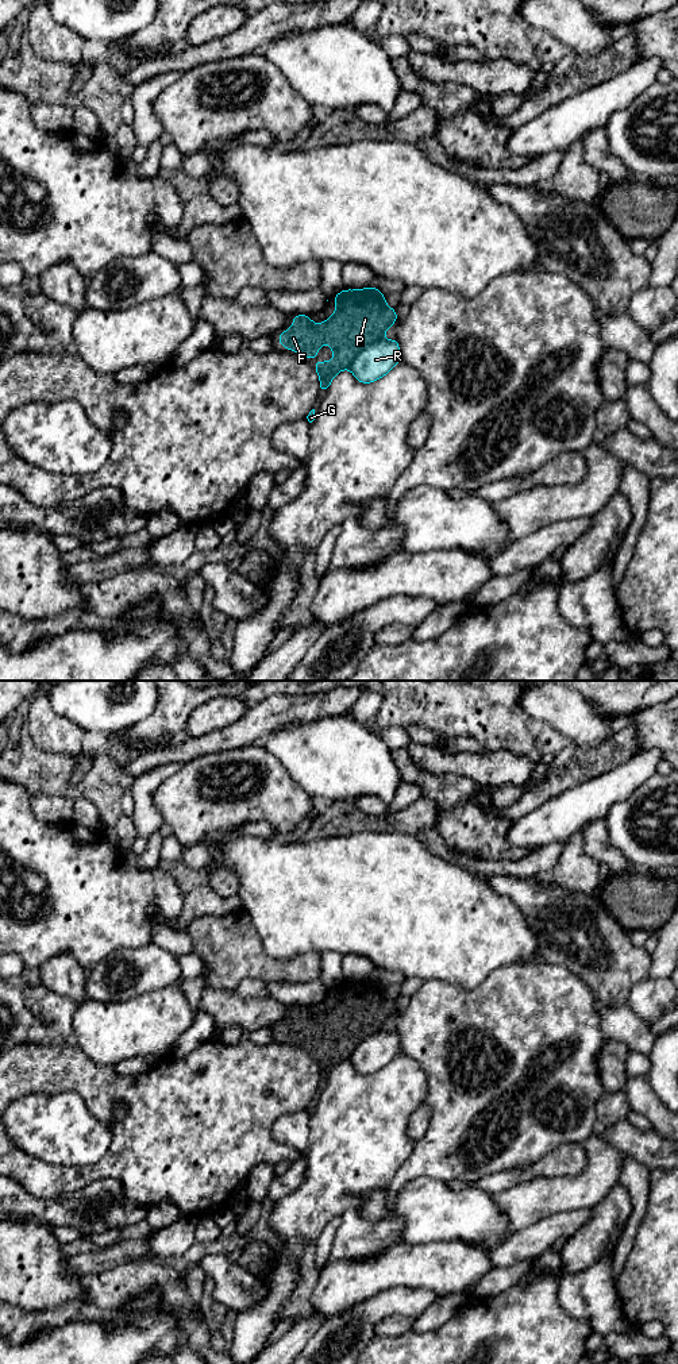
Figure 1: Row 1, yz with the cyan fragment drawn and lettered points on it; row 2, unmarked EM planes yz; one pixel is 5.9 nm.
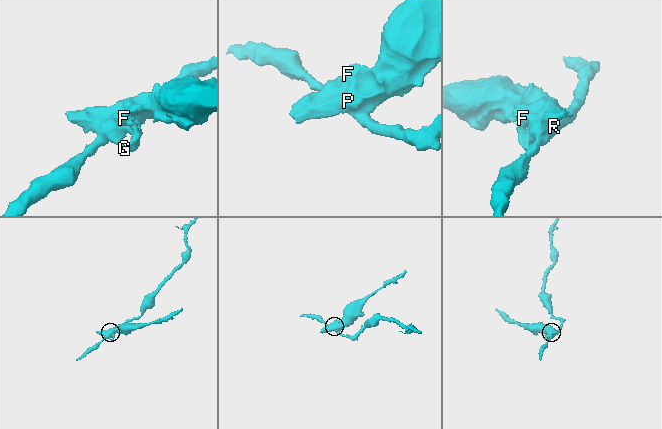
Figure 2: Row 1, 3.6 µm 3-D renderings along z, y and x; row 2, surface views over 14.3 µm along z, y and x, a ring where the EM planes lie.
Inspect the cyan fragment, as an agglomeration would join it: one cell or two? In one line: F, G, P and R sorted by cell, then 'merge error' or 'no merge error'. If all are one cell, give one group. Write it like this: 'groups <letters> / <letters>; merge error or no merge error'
groups F G P / R; merge error

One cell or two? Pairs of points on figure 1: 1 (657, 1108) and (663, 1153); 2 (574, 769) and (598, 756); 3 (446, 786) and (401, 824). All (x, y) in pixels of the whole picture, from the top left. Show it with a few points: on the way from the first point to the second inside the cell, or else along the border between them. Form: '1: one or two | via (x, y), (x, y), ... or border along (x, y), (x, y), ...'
1: two | border along (654, 1128), (663, 1139)
2: one | via (580, 763), (593, 761)
3: two | border along (422, 796), (431, 800), (438, 809), (438, 829)

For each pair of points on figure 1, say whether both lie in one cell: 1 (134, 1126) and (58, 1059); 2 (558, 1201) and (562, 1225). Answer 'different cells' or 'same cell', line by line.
1: same cell
2: different cells

